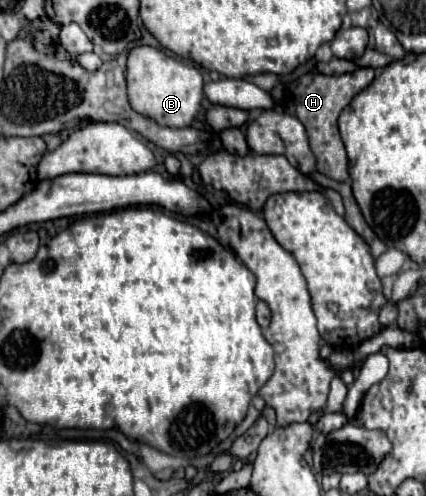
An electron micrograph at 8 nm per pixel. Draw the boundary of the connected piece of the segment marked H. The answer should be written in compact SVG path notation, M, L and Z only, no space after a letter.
M357 68L355 72L341 74L341 76L327 76L327 74L305 74L297 80L297 86L291 88L291 96L287 100L285 110L301 120L301 124L307 130L311 150L317 160L317 172L325 174L327 178L345 182L349 180L349 166L347 166L347 154L343 148L343 140L339 136L337 118L339 112L351 102L351 98L369 86L369 82L375 78L373 68Z

